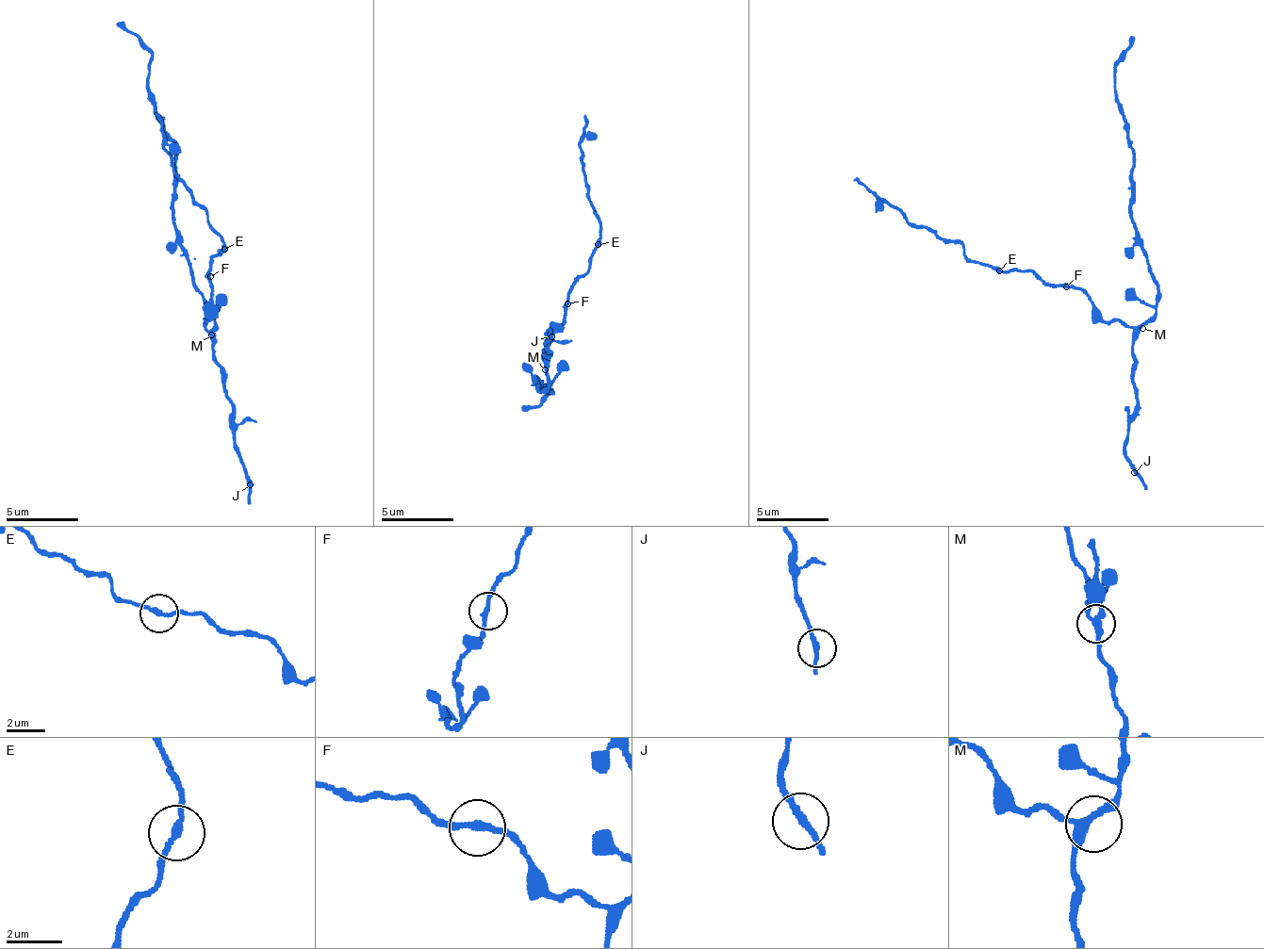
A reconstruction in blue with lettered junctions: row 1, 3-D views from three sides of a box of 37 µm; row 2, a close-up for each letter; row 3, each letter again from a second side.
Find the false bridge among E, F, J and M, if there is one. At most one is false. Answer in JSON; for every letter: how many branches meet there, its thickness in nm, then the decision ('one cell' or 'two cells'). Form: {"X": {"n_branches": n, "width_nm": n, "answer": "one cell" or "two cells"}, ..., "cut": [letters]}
{"E": {"n_branches": 2, "width_nm": 220, "answer": "one cell"}, "F": {"n_branches": 2, "width_nm": 220, "answer": "one cell"}, "J": {"n_branches": 2, "width_nm": 220, "answer": "one cell"}, "M": {"n_branches": 3, "width_nm": 280, "answer": "one cell"}, "cut": []}

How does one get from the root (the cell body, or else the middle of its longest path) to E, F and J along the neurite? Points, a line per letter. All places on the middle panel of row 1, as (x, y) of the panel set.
E: (546, 367), (542, 349), (561, 325), (567, 307), (567, 289), (588, 270), (588, 256), (599, 245)
F: (546, 367), (542, 349), (546, 346), (546, 339), (561, 325), (567, 303)
J: (546, 367), (542, 352), (548, 354), (545, 349), (549, 353), (544, 333), (548, 330), (551, 336)

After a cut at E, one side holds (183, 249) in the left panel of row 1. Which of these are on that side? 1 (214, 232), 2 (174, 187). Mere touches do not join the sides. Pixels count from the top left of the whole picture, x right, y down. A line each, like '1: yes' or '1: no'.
1: no
2: yes

